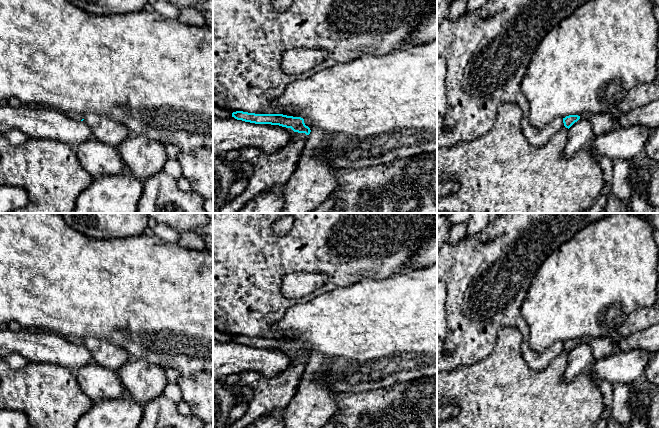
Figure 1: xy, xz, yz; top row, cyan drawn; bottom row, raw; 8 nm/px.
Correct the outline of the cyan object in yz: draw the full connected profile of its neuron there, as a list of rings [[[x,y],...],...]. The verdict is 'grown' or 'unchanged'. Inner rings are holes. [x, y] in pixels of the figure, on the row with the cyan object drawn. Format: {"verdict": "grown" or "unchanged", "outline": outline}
{"verdict": "unchanged", "outline": [[[578,115],[566,116],[565,118],[563,118],[564,126],[569,129],[579,119],[580,119],[580,116],[578,116]]]}

